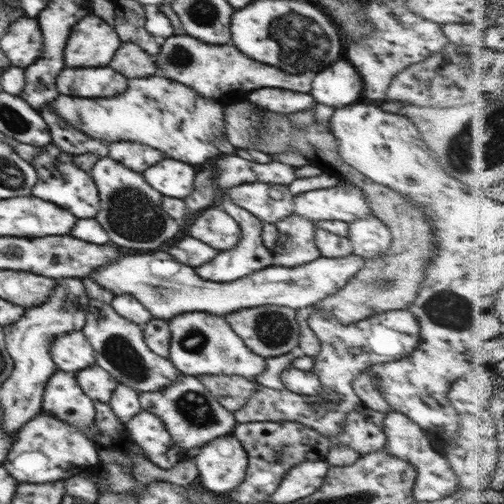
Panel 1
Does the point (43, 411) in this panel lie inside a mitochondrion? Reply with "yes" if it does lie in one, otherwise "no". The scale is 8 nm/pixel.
no

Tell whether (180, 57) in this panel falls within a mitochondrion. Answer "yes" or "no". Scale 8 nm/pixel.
yes

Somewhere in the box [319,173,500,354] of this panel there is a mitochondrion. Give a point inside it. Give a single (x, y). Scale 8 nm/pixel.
(439, 304)

